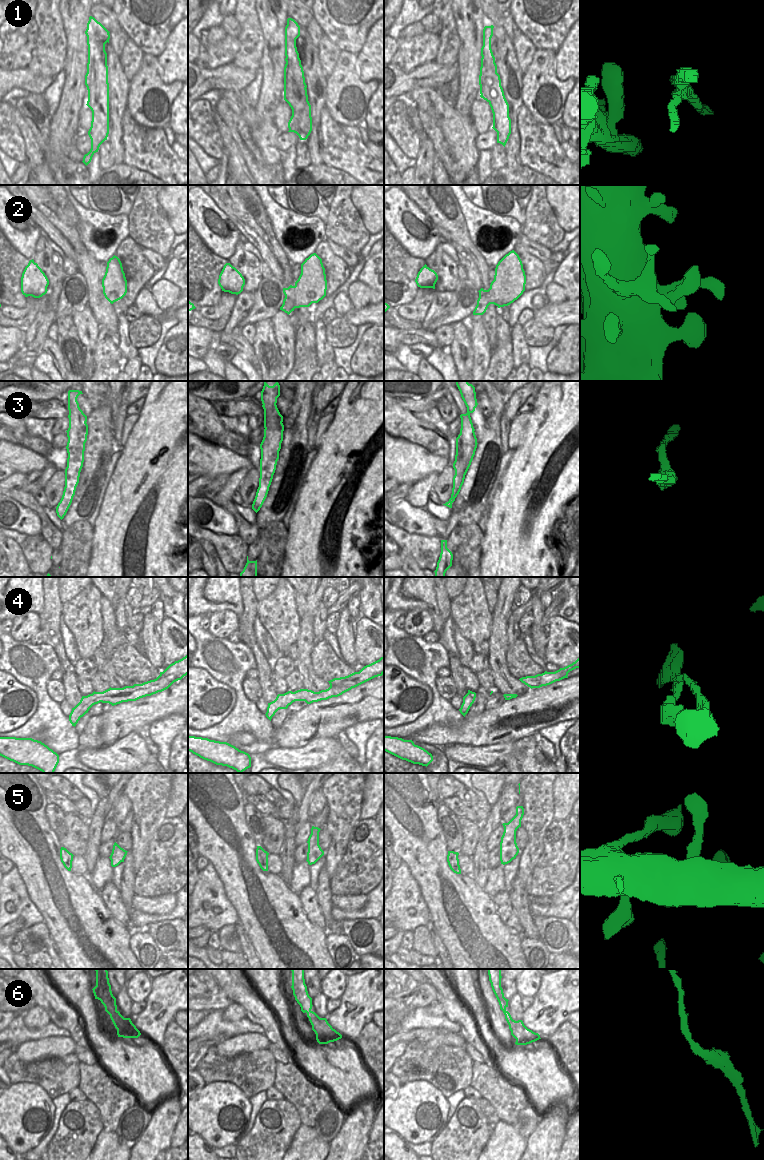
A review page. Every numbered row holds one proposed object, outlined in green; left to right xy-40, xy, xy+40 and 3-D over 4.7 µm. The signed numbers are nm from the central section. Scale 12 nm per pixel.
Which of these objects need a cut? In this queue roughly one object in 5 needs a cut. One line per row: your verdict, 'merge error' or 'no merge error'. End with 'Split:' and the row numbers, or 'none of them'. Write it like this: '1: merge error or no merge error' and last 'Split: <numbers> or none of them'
1: merge error
2: no merge error
3: merge error
4: no merge error
5: no merge error
6: no merge error
Split: 1, 3

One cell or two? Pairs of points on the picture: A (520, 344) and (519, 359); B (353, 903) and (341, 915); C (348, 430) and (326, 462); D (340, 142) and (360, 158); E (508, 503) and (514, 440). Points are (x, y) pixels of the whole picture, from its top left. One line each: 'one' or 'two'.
A: one
B: two
C: one
D: one
E: two

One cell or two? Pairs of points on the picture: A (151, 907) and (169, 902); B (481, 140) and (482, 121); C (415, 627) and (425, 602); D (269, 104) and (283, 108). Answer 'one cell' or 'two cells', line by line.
A: one cell
B: two cells
C: two cells
D: two cells

